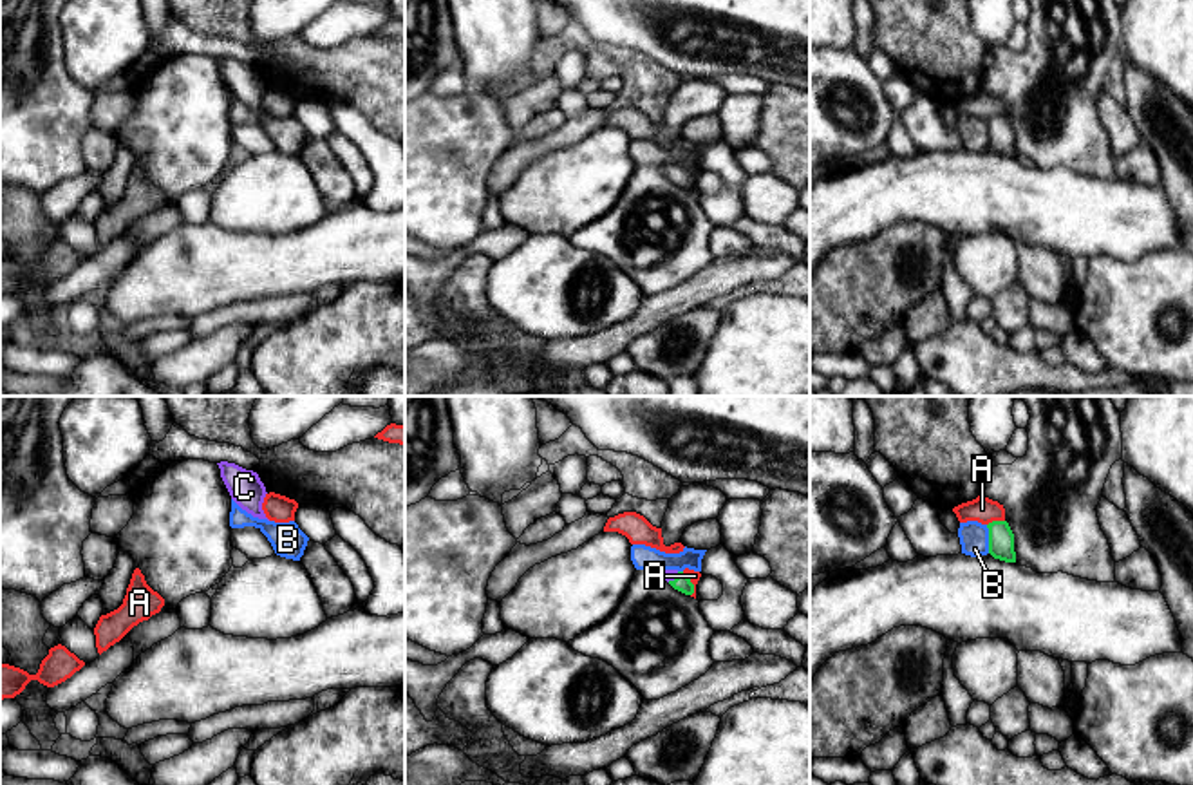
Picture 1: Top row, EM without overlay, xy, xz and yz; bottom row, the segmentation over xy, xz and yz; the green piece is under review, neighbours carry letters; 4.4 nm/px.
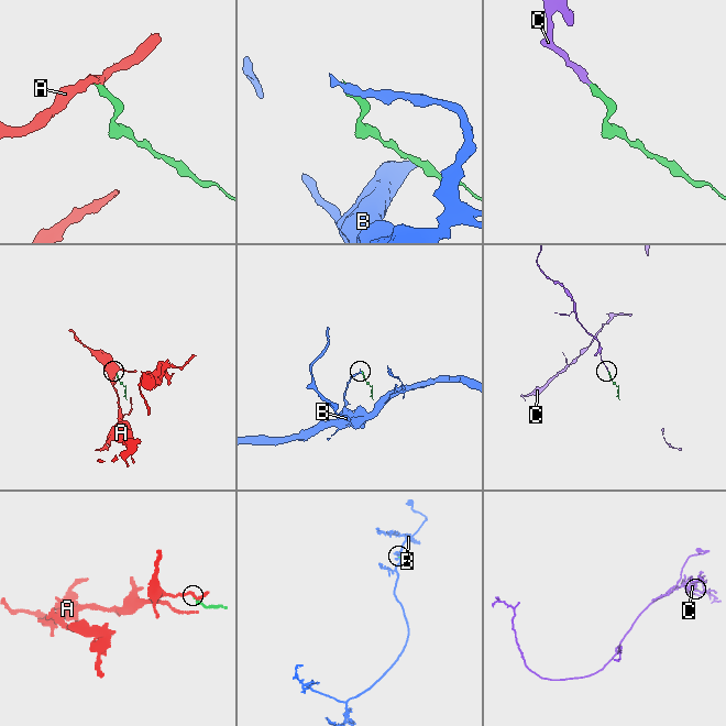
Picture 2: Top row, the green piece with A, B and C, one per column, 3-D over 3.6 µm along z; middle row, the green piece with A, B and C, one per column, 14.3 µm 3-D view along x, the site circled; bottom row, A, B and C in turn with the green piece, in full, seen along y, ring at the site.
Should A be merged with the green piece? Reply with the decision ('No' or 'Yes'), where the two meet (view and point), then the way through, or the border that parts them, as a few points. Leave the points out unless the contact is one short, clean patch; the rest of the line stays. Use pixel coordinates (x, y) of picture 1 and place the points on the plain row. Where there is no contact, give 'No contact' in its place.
No. Touches green at xz (693, 179). Boundary: xz (682, 167), (693, 179), (691, 190)

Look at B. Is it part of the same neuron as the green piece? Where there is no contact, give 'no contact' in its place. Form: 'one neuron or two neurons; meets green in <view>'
two neurons; meets green in yz

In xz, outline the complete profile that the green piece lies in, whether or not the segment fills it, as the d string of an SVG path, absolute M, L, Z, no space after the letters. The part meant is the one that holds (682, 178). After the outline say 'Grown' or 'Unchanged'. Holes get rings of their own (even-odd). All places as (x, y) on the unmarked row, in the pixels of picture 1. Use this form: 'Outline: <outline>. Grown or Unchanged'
Outline: M662 165L663 174L678 186L685 188L685 190L692 190L694 188L694 179L690 177L690 174L678 165Z. Grown

